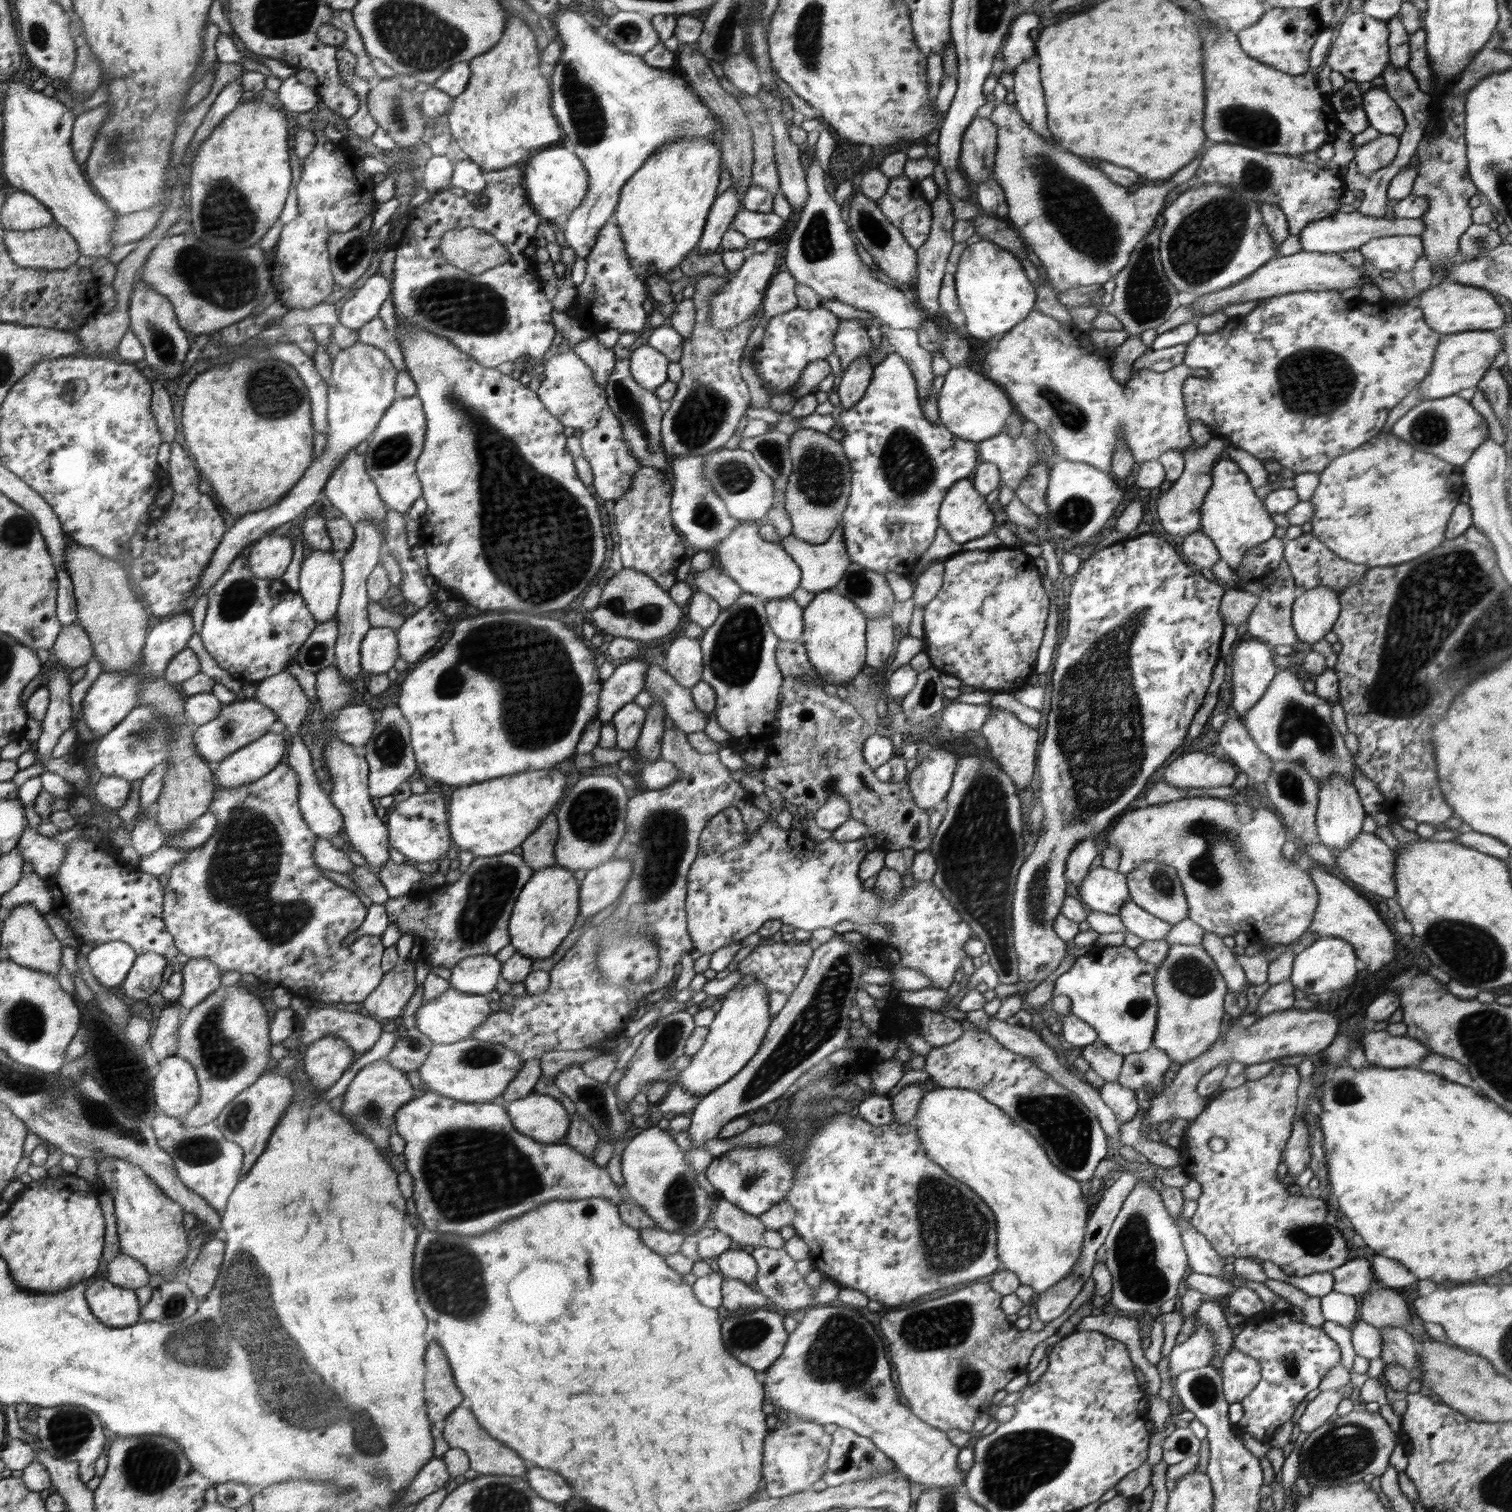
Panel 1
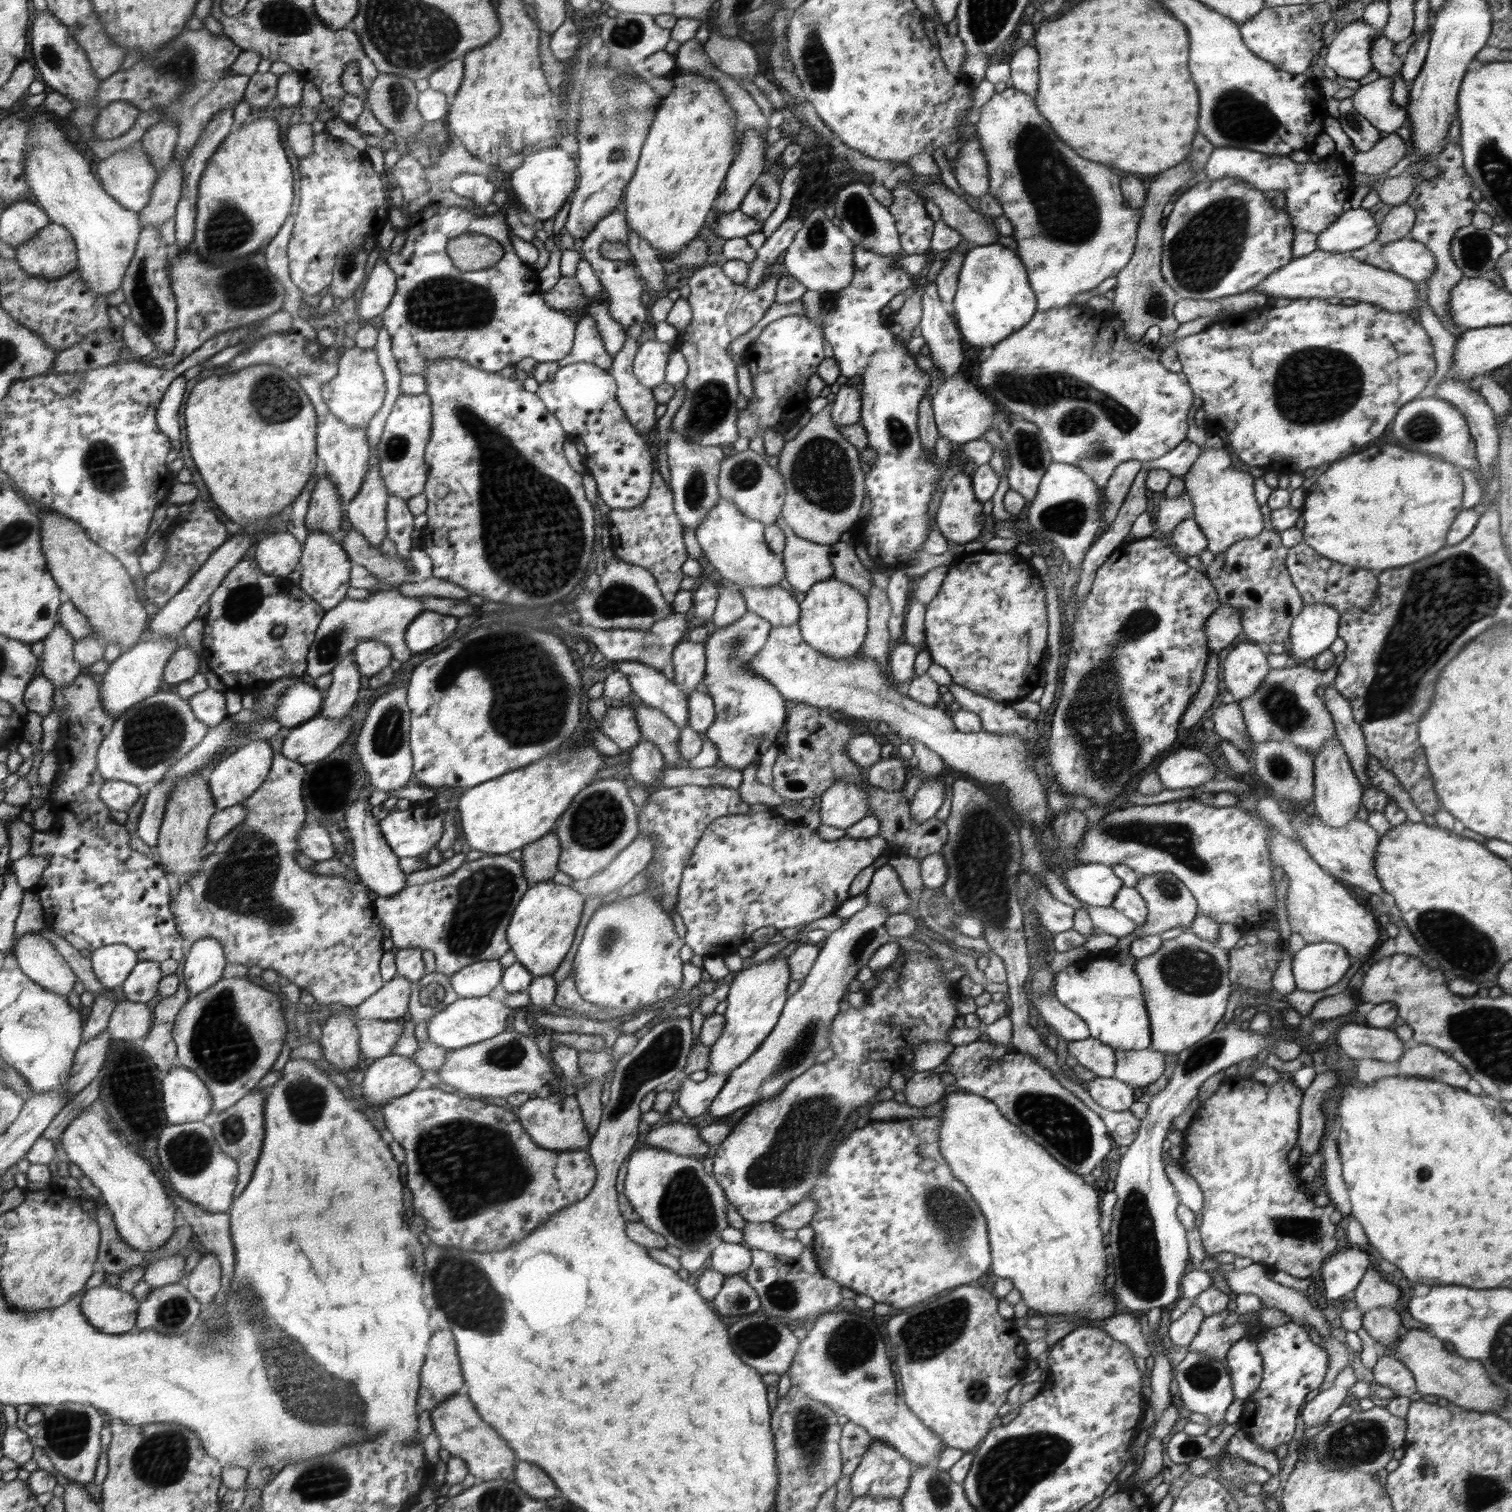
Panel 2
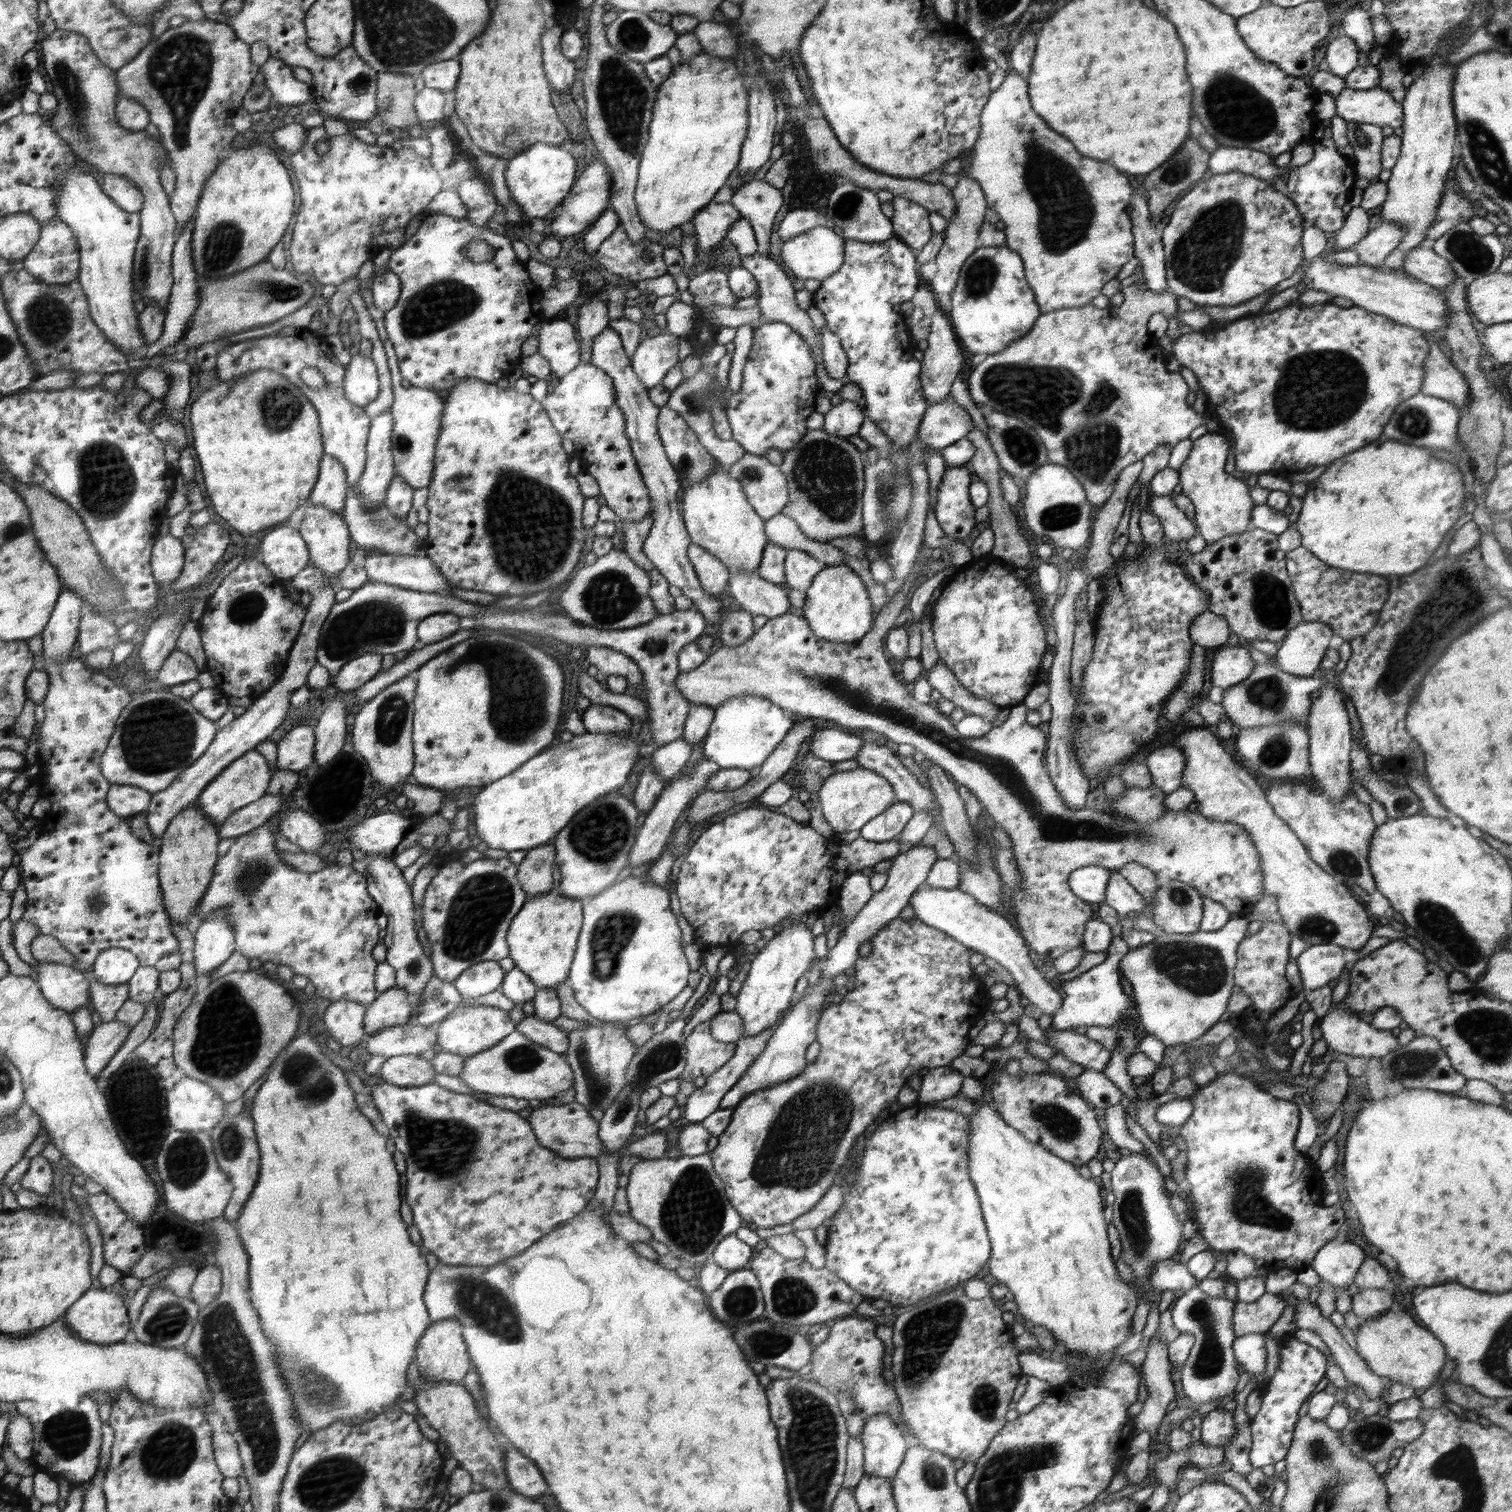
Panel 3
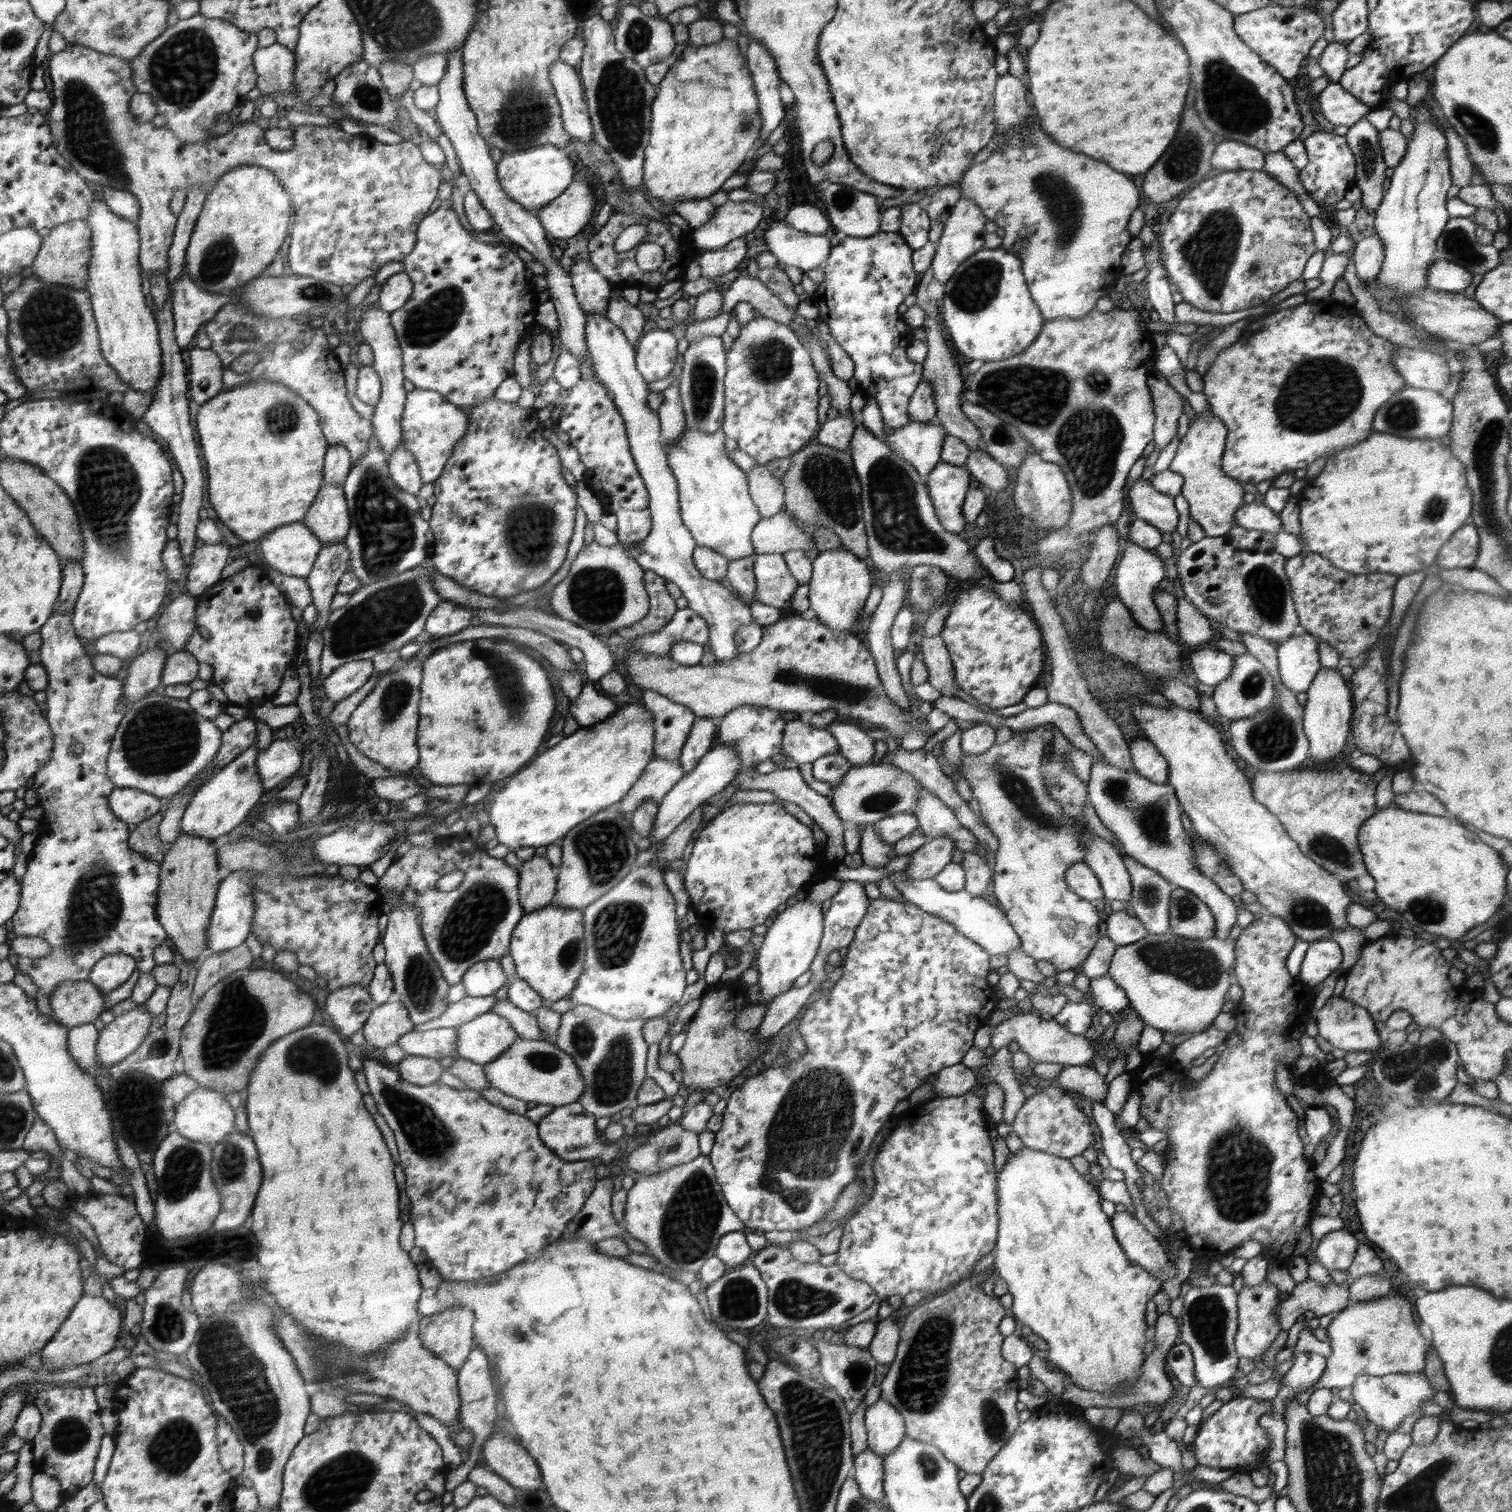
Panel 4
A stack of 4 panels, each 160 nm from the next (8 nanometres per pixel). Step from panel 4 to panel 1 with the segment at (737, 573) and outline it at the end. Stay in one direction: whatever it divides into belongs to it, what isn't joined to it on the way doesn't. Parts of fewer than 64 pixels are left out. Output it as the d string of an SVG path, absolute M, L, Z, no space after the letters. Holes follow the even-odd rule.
M792 598L784 600L767 600L767 618L771 629L779 635L780 640L800 640L803 634L804 610Z

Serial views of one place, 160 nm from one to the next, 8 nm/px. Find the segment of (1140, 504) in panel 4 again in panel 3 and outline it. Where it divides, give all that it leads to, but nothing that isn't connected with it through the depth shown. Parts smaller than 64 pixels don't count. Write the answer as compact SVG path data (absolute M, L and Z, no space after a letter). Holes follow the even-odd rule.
M1155 495L1150 499L1150 512L1160 519L1163 537L1172 542L1188 542L1194 536L1197 530L1196 524L1174 504L1170 496Z

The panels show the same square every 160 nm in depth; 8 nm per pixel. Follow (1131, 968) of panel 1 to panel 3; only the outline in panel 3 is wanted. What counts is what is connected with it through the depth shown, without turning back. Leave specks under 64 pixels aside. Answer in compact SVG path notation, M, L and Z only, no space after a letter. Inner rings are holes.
M1120 942L1114 948L1110 948L1110 952L1106 952L1107 957L1101 964L1090 968L1090 970L1070 981L1064 981L1061 990L1063 993L1063 1006L1058 1007L1058 1012L1052 1018L1051 1027L1053 1029L1070 1031L1078 1026L1102 1026L1102 1028L1116 1030L1120 1020L1128 1018L1128 1022L1136 1030L1136 1042L1138 1044L1144 1040L1144 1036L1148 1036L1148 1033L1142 1027L1142 1023L1140 1023L1140 1017L1138 1017L1138 1011L1136 1011L1136 1001L1134 1001L1132 994L1124 993L1118 976L1118 962L1128 951L1128 948L1124 946L1124 942Z

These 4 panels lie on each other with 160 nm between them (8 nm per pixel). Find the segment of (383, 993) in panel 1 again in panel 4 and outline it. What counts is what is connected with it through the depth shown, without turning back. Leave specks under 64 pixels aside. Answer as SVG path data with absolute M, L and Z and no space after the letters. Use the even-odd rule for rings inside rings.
M400 1001L379 1005L363 1026L366 1042L382 1049L396 1045L400 1037L414 1028L411 1018L408 1018L408 1012L407 1007Z

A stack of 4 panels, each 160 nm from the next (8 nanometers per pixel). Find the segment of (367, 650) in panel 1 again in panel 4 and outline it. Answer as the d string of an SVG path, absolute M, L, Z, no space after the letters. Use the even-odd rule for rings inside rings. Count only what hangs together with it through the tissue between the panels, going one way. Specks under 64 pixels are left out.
M371 660L350 662L340 666L324 680L325 698L337 703L351 696L375 673Z

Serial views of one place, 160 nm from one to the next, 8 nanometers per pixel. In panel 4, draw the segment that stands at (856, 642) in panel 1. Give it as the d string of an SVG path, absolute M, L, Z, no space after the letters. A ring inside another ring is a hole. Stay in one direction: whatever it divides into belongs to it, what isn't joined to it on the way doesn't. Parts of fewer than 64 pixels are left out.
M840 545L836 550L818 554L814 560L814 577L808 587L810 609L816 613L818 622L837 631L852 632L850 628L856 626L858 614L863 612L862 606L872 588L872 578L866 564Z

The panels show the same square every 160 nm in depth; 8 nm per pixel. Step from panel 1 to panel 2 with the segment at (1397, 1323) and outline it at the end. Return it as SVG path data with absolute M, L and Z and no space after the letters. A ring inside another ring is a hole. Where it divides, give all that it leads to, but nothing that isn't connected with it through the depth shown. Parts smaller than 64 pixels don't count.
M1372 1264L1367 1268L1354 1294L1354 1305L1362 1312L1380 1307L1392 1308L1400 1298L1400 1290L1392 1282L1387 1281Z

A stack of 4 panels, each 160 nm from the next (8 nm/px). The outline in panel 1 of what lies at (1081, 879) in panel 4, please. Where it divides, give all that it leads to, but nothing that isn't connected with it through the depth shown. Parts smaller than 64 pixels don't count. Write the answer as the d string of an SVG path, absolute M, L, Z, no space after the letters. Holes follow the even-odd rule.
M1101 865L1088 871L1087 876L1084 877L1082 884L1079 886L1079 894L1076 895L1079 895L1080 901L1087 908L1117 915L1124 902L1130 899L1127 876Z

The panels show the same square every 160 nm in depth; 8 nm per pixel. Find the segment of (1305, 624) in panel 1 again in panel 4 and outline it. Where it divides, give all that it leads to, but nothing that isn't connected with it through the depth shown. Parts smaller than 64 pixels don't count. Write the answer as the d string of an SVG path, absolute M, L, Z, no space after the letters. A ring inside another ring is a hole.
M1309 632L1304 635L1293 635L1285 641L1280 642L1277 648L1277 660L1279 663L1278 671L1282 684L1291 692L1298 694L1299 692L1307 692L1308 687L1312 684L1314 677L1318 671L1322 669L1321 658L1318 655L1318 643L1320 639L1315 634Z

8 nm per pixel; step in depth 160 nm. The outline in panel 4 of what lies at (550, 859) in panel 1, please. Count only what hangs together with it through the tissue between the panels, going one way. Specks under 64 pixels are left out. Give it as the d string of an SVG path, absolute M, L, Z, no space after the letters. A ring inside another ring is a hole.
M533 855L520 867L520 902L527 914L552 903L557 894L557 877L546 857Z

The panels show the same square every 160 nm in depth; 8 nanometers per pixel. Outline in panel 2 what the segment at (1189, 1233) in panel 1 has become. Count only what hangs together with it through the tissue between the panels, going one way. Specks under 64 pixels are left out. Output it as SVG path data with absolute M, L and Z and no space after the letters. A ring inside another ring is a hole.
M1207 1254L1207 1258L1201 1264L1201 1269L1206 1272L1219 1272L1224 1276L1224 1280L1230 1287L1230 1290L1237 1294L1256 1294L1256 1296L1261 1298L1263 1308L1278 1308L1278 1310L1282 1310L1282 1312L1293 1318L1294 1323L1299 1325L1306 1324L1306 1326L1314 1328L1314 1332L1318 1332L1322 1339L1331 1336L1333 1330L1327 1324L1325 1316L1321 1313L1322 1310L1318 1307L1315 1308L1302 1292L1294 1290L1294 1288L1286 1288L1286 1286L1274 1282L1271 1278L1271 1272L1262 1263L1252 1263L1242 1270L1230 1269L1230 1271L1227 1271L1226 1267L1212 1261L1211 1255Z

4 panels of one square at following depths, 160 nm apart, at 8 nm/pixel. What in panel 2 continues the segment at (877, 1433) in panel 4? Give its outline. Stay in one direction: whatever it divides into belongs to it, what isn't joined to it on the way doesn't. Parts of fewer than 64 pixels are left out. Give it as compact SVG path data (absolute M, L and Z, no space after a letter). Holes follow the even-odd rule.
M872 1437L869 1449L851 1474L850 1494L853 1499L860 1496L870 1496L870 1498L892 1498L892 1500L900 1502L904 1498L904 1494L908 1492L913 1468L914 1466L908 1458L902 1456L900 1451L883 1443L879 1438Z

